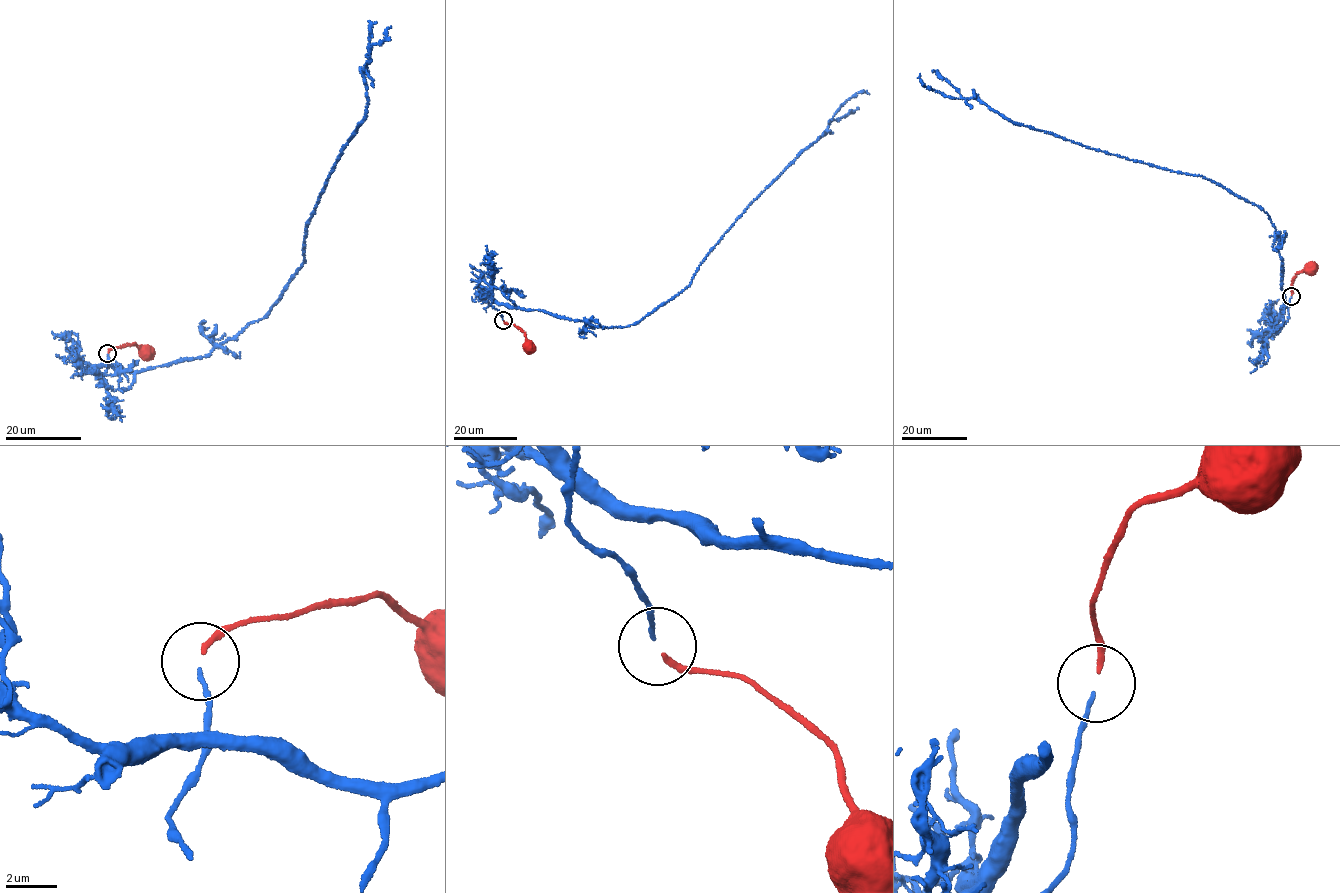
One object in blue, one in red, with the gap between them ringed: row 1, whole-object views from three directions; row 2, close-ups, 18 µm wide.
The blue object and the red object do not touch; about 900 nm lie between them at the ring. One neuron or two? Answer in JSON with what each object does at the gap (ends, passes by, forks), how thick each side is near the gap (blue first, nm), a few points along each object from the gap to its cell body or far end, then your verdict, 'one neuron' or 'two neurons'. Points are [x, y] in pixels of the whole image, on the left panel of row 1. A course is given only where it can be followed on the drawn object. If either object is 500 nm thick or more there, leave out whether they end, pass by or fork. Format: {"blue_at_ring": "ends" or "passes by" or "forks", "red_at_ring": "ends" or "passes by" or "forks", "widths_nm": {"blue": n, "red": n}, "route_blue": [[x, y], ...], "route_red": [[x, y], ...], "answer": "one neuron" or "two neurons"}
{"blue_at_ring": "ends", "red_at_ring": "ends", "widths_nm": {"blue": 150, "red": 200}, "route_blue": [[108, 354], [106, 386], [128, 388], [267, 317], [304, 261], [391, 25]], "route_red": [[108, 352], [133, 343], [145, 353]], "answer": "one neuron"}

